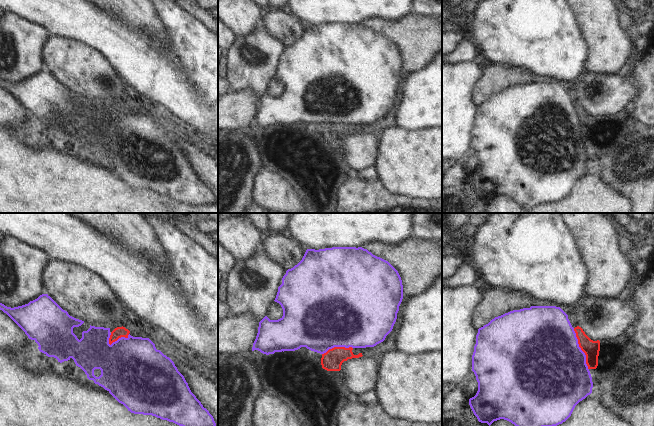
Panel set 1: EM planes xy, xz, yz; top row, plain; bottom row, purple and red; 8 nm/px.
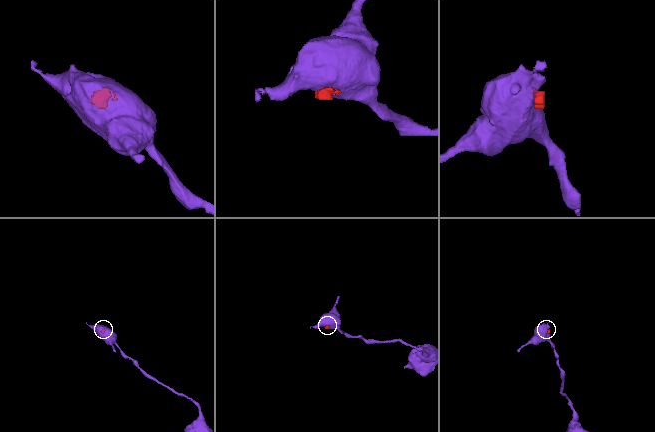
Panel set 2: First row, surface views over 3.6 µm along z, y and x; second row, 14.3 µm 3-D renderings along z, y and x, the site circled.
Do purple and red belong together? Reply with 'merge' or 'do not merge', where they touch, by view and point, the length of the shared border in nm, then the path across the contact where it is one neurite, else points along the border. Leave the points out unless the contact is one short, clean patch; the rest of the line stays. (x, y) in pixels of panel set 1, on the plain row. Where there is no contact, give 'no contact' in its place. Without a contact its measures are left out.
merge; contact yz (580, 125); length 360 nm; way yz (554, 142), (567, 129), (580, 125), (591, 124)

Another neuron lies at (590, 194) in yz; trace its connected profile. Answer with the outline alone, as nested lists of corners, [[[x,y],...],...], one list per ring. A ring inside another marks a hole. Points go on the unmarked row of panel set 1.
[[[595,169],[580,177],[562,200],[542,203],[529,213],[632,213],[632,202],[605,184]]]

